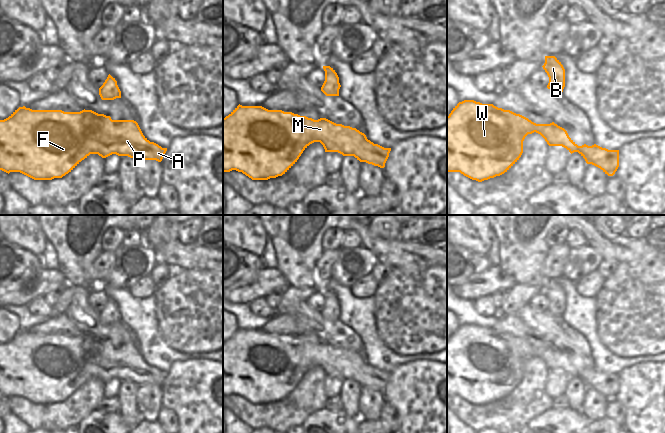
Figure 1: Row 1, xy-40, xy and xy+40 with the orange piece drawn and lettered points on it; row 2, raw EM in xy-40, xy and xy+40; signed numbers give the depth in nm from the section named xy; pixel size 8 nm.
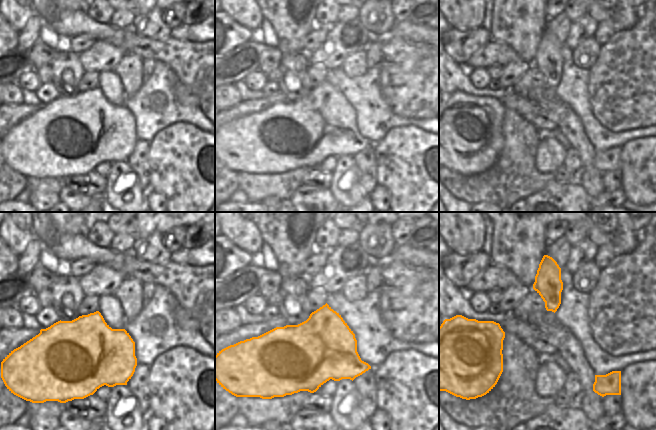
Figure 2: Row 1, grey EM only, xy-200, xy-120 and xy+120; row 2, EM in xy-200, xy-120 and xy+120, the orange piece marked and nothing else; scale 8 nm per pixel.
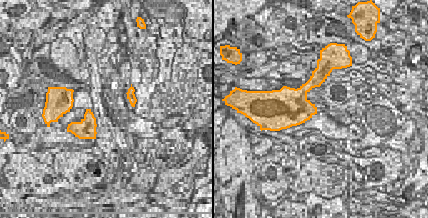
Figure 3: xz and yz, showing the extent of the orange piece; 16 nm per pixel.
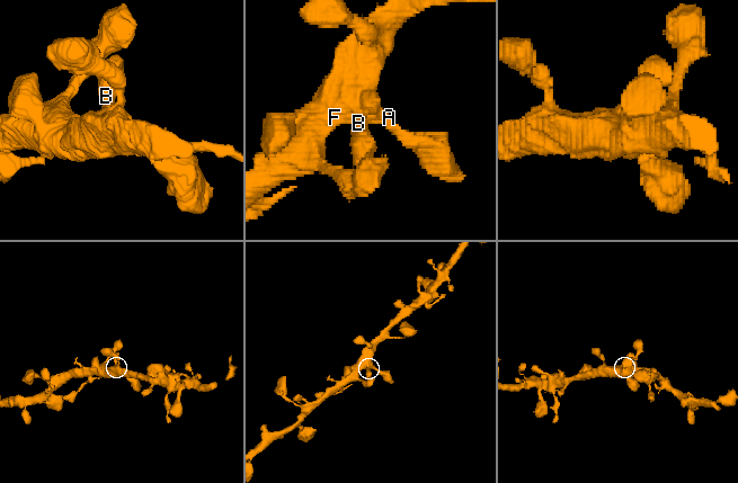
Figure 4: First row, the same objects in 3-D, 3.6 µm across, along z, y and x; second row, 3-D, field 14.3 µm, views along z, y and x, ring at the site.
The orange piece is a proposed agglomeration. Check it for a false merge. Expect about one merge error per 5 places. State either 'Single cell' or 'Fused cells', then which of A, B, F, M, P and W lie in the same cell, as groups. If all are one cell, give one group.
Single cell. Groups: A B F M P W

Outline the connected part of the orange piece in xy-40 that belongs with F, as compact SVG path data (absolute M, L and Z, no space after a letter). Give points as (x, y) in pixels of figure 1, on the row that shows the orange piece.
M19 107L8 118L0 120L0 170L20 172L34 180L62 178L90 154L106 158L112 154L128 156L137 162L161 162L167 148L150 142L134 120L112 120L92 110L32 110Z

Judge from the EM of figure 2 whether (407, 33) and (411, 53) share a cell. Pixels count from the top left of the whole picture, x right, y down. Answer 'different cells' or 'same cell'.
different cells

